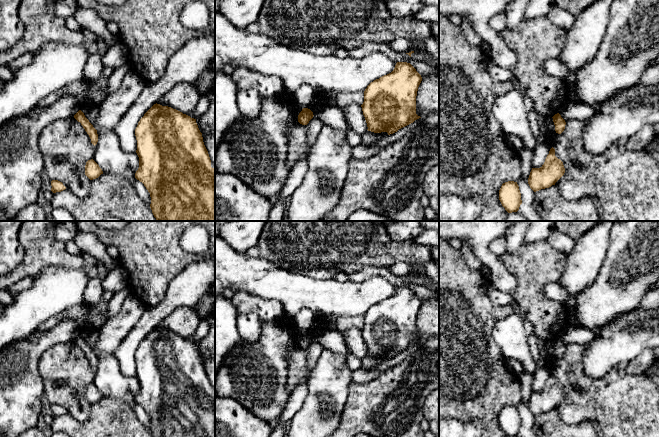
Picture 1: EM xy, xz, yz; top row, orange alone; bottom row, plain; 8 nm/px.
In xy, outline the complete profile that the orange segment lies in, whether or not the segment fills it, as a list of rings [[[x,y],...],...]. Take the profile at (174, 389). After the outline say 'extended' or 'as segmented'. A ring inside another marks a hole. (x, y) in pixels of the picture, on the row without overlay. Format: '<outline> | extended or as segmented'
[[[154,328],[140,343],[135,353],[137,364],[136,377],[139,381],[139,392],[135,397],[135,402],[142,406],[151,421],[150,432],[152,437],[215,437],[215,391],[211,391],[211,384],[204,369],[202,357],[200,356],[196,343],[183,338],[182,336],[168,330]]] | as segmented

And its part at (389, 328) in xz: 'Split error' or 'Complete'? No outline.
Complete

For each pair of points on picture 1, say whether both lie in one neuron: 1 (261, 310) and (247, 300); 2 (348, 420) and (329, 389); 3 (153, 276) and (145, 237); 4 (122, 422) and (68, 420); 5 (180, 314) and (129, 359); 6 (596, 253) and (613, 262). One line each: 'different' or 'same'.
1: same
2: different
3: same
4: same
5: different
6: different

